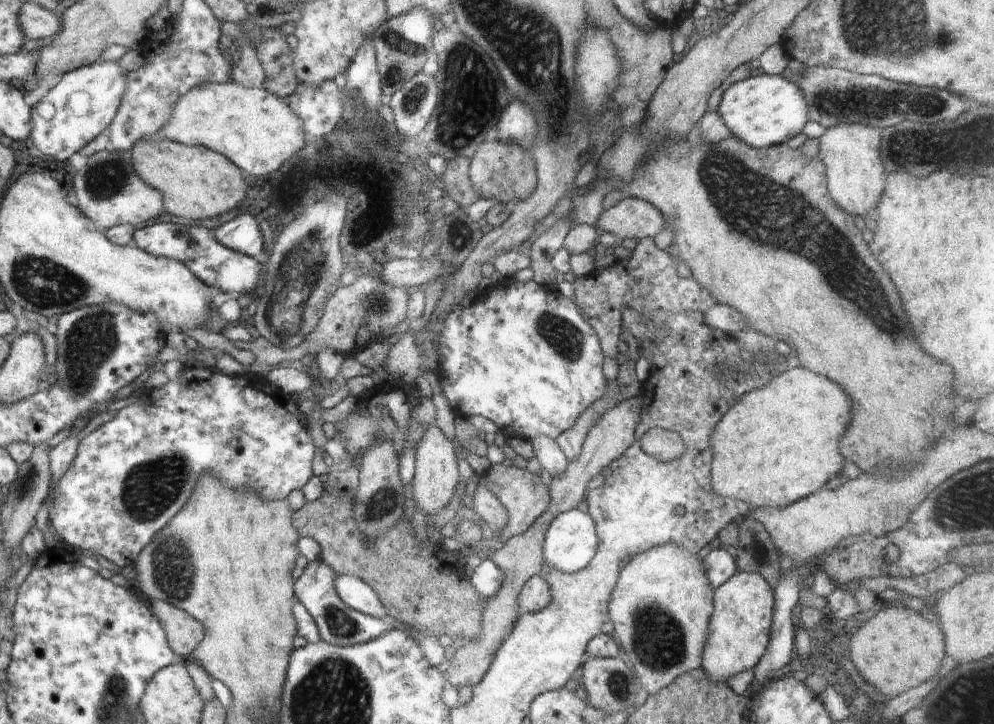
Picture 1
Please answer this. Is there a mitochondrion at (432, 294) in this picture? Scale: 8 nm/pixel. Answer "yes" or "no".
no

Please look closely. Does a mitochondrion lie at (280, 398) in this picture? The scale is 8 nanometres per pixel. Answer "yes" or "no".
no

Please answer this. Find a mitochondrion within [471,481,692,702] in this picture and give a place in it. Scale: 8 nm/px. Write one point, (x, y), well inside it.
(658, 641)

